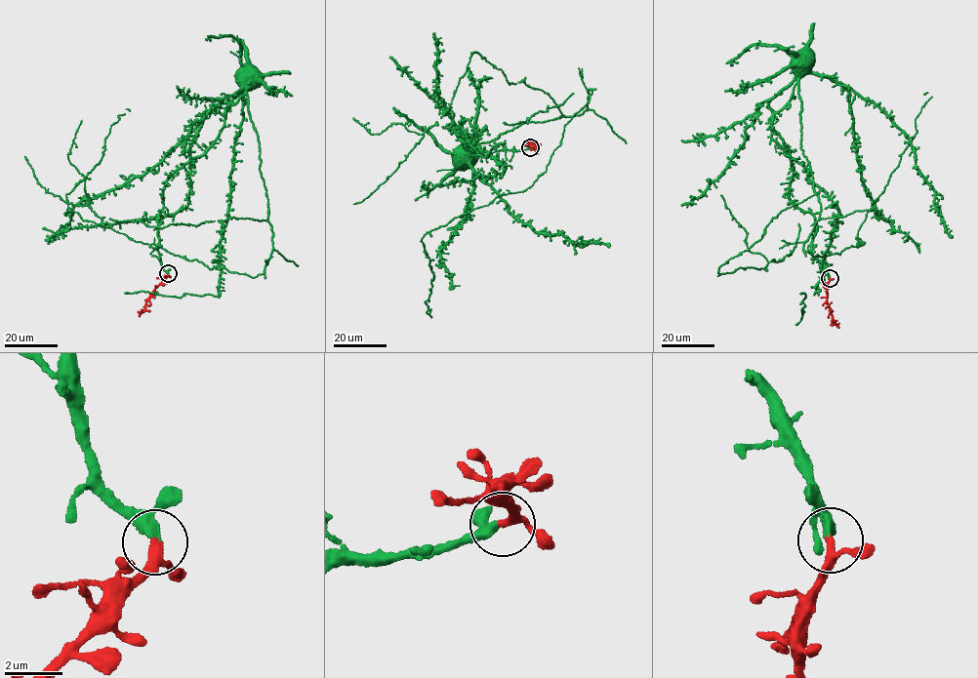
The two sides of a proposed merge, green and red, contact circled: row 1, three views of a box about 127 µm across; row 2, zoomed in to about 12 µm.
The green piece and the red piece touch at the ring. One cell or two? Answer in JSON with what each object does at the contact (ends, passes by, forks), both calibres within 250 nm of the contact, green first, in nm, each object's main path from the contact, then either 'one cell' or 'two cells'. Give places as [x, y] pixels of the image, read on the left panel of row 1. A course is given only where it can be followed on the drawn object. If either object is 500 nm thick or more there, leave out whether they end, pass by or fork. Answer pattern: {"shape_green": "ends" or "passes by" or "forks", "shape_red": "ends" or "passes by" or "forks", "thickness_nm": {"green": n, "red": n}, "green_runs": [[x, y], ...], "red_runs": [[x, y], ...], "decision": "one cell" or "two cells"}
{"shape_green": "passes by", "shape_red": "passes by", "thickness_nm": {"green": 280, "red": 280}, "green_runs": [[168, 273], [157, 249], [157, 219], [166, 179], [211, 146], [224, 126], [226, 108], [245, 93], [252, 76]], "red_runs": [[168, 274], [144, 309], [140, 314], [138, 311]], "decision": "one cell"}

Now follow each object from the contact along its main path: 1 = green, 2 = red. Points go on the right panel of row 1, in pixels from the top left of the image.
1: (829, 277), (812, 253), (814, 216), (790, 199), (789, 150), (772, 125), (790, 100), (796, 61)
2: (829, 278), (827, 300), (834, 320), (837, 325), (838, 323)

